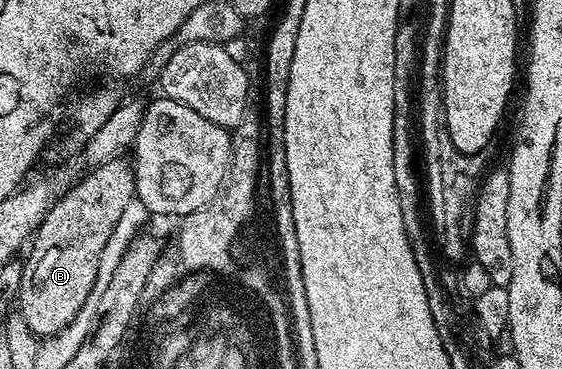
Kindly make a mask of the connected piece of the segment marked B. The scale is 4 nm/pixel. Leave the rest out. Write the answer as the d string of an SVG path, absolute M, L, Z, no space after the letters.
M124 159L109 160L87 171L72 185L68 194L50 207L32 237L16 293L16 312L28 322L28 330L39 338L52 337L68 326L78 316L96 282L101 250L124 208L136 196L134 165L129 159Z

